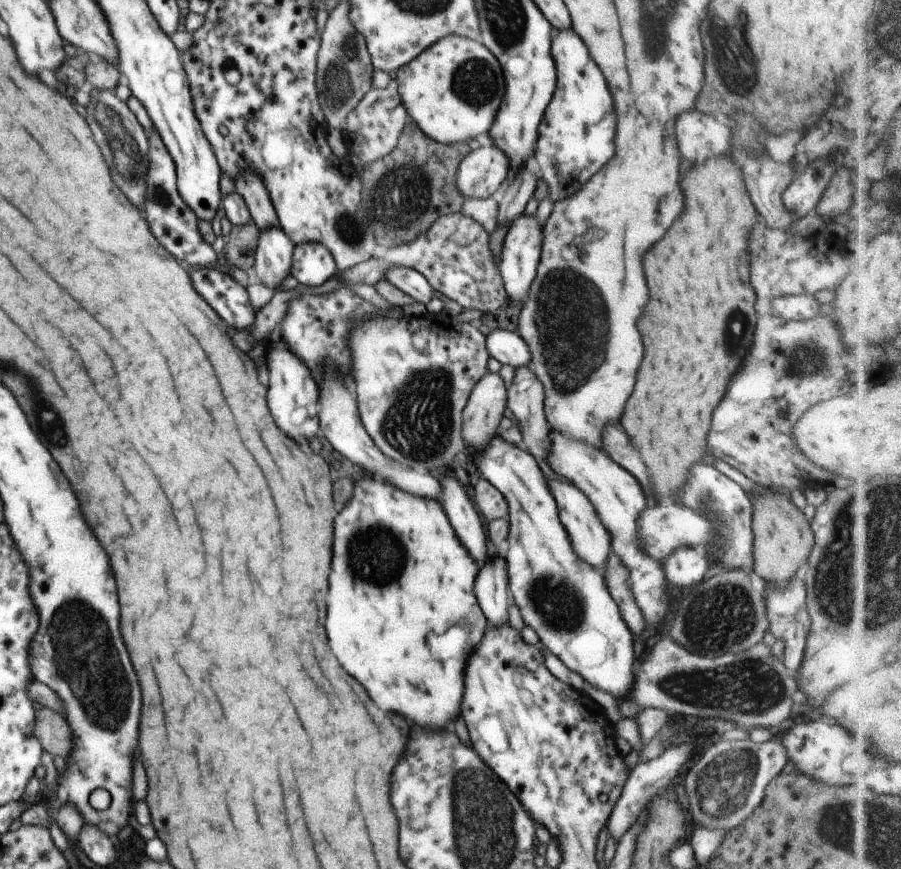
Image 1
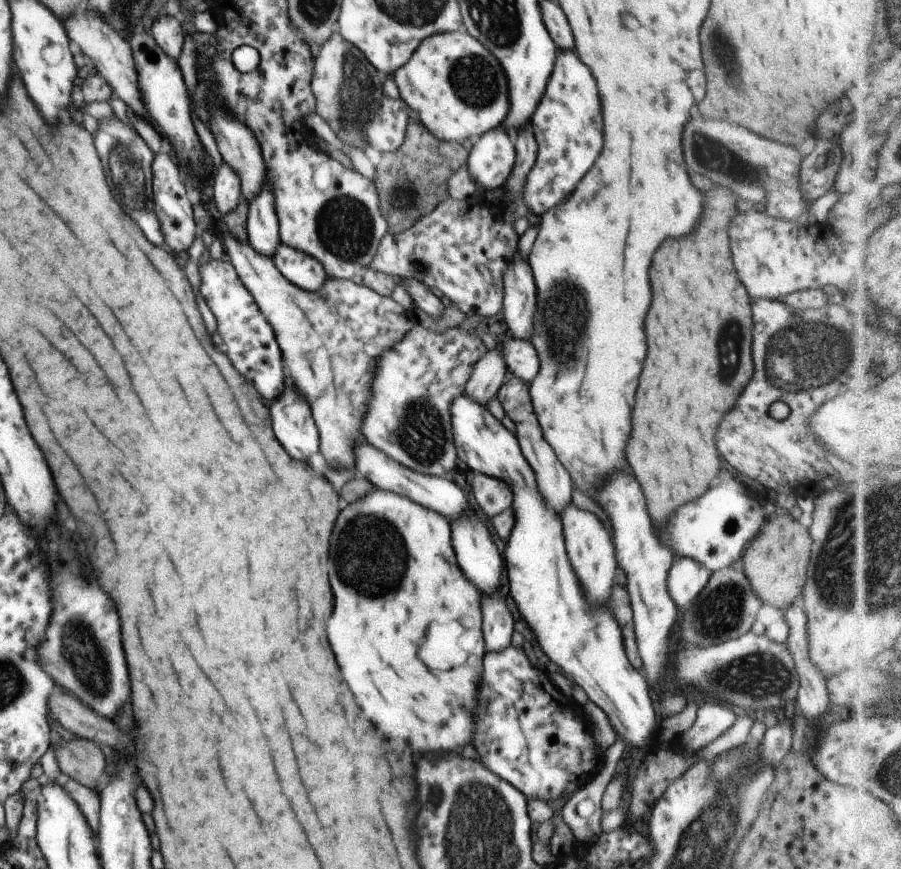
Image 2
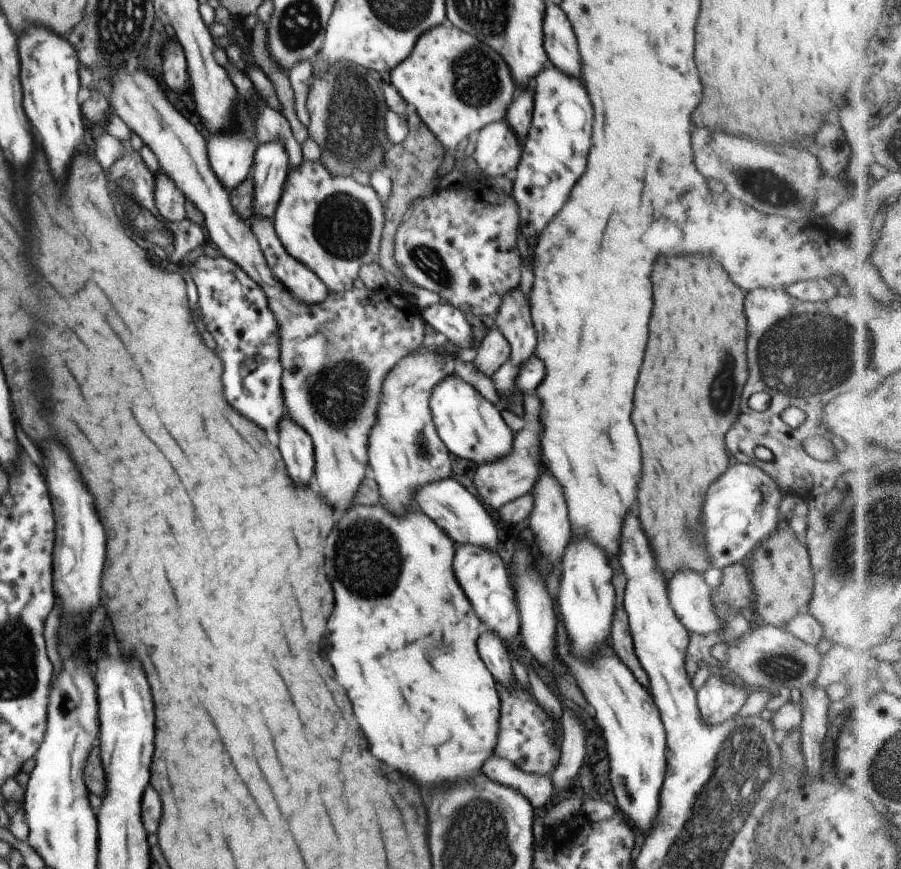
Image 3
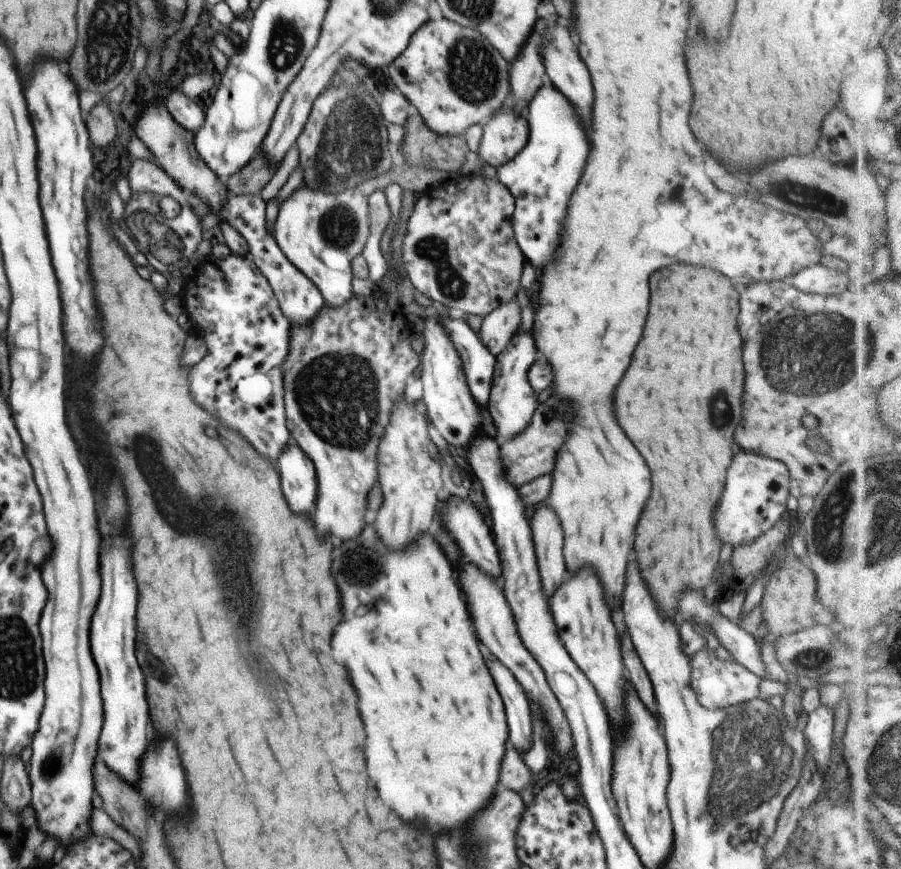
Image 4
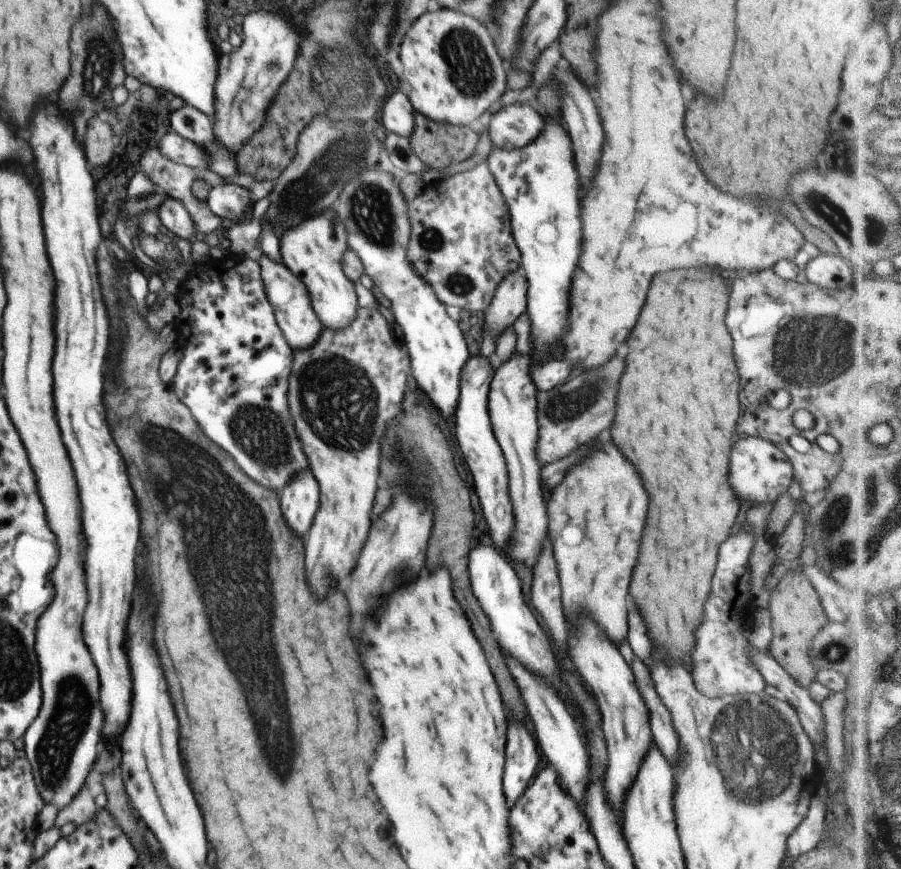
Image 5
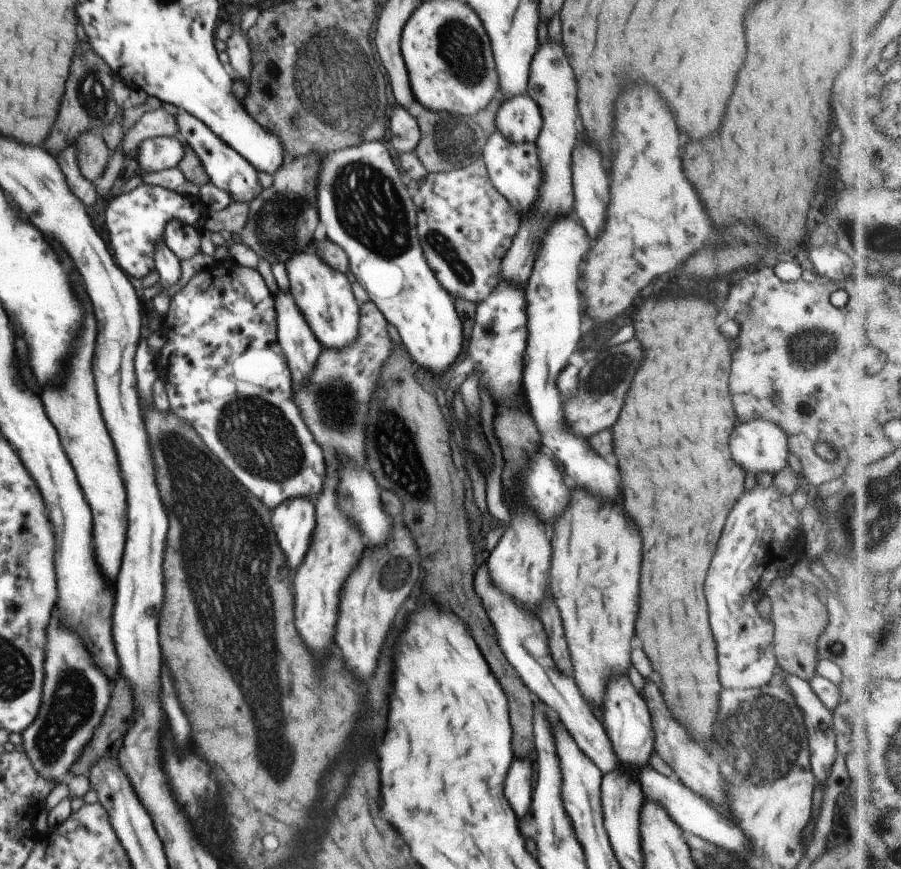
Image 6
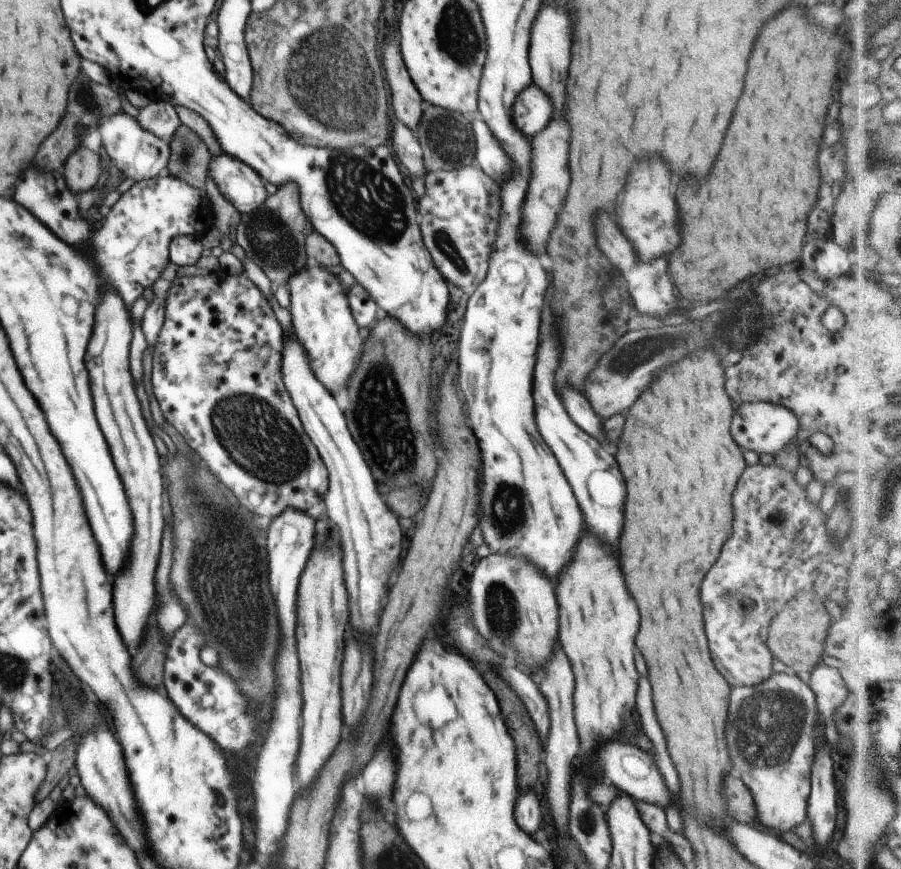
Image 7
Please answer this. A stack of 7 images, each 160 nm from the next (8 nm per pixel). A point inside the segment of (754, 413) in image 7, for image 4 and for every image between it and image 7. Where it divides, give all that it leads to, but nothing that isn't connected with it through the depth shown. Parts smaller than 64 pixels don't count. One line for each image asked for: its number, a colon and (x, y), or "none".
4: (754, 499)
5: (760, 472)
6: (758, 445)

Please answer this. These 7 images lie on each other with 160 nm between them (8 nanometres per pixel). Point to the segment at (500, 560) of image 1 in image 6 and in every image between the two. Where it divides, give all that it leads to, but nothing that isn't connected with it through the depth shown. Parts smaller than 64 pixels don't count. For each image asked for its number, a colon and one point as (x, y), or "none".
2: (498, 624)
3: (493, 650)
4: (517, 709)
5: (522, 751)
6: (519, 785)

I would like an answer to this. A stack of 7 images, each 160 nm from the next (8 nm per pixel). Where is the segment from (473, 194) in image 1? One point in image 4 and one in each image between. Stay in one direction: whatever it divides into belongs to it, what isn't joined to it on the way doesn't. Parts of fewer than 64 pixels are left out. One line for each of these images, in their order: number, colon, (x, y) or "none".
2: (491, 159)
3: (497, 151)
4: (504, 135)

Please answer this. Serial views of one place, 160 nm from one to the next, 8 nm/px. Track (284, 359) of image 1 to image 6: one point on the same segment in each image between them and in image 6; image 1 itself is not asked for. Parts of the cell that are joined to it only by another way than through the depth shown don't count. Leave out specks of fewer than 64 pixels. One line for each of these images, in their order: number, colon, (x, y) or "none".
2: (294, 425)
3: (296, 448)
4: (299, 480)
5: (300, 498)
6: (293, 520)

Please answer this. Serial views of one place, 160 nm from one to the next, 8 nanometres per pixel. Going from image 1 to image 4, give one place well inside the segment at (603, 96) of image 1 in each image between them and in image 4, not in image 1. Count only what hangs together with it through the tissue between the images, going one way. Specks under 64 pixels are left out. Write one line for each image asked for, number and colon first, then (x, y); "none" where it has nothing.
2: (567, 124)
3: (553, 157)
4: (542, 176)

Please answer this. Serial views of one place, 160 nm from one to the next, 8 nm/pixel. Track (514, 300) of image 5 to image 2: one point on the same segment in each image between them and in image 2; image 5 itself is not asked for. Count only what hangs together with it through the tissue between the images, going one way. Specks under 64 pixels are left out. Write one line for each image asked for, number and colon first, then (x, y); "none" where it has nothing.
2: (489, 372)
3: (495, 350)
4: (498, 327)

